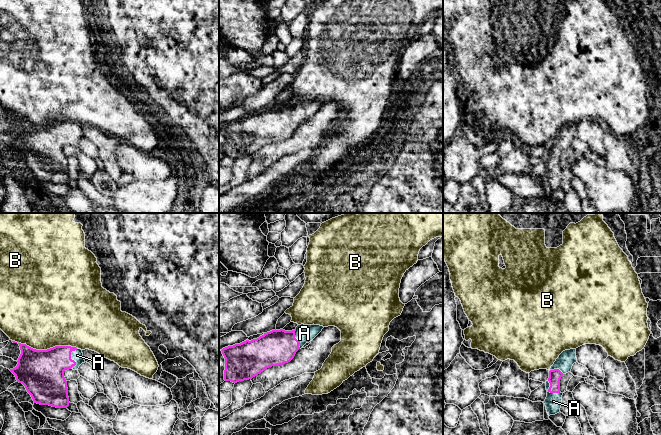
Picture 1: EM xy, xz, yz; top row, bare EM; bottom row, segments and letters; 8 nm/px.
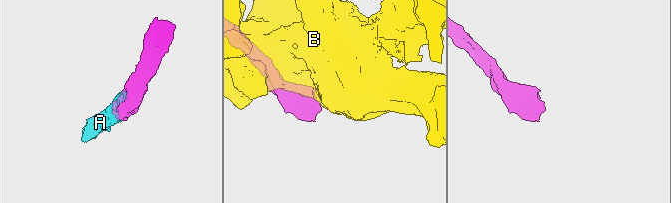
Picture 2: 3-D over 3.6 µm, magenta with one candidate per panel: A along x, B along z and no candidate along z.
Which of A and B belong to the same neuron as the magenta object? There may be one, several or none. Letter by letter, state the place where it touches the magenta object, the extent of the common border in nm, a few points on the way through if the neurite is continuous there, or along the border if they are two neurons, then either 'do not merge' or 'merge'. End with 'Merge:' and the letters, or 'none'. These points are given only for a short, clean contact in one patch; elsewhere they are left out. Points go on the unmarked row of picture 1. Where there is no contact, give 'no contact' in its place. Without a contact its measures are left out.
A: xy (70, 134) | 180 nm | merge
B: xy (44, 126) | 500 nm | do not merge
Merge: A

